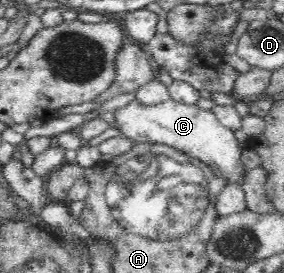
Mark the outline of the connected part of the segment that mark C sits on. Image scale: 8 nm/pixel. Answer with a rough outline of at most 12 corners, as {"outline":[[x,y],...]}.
{"outline":[[170,100],[115,112],[137,143],[200,159],[230,183],[242,144],[213,111]]}

